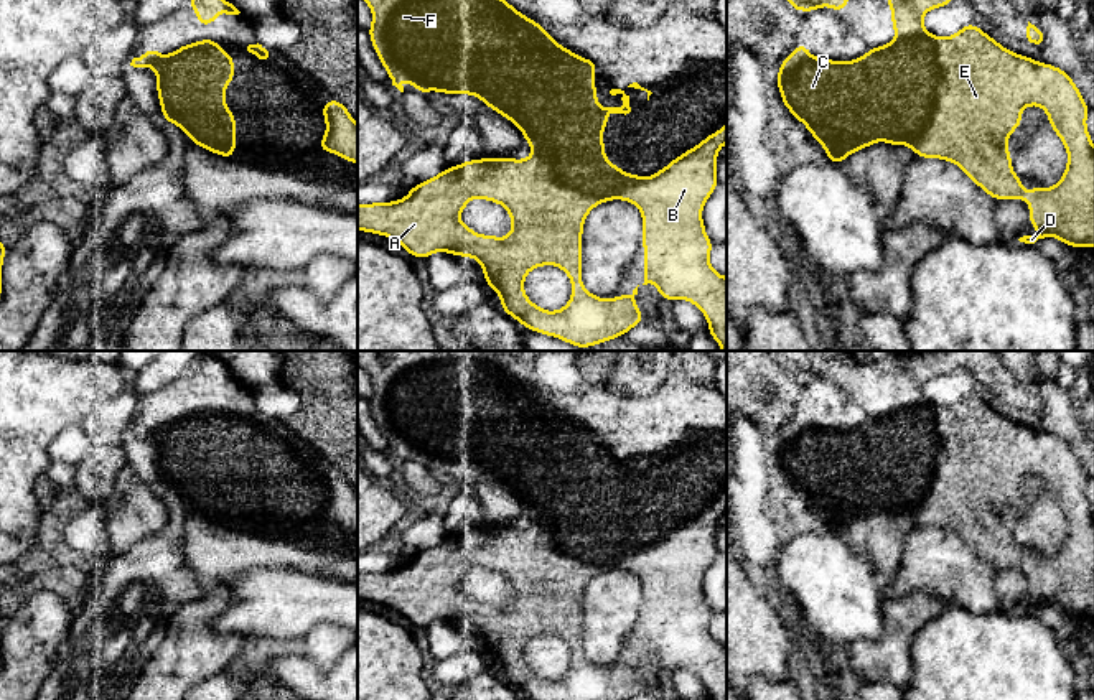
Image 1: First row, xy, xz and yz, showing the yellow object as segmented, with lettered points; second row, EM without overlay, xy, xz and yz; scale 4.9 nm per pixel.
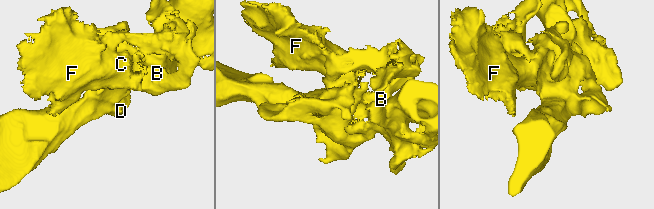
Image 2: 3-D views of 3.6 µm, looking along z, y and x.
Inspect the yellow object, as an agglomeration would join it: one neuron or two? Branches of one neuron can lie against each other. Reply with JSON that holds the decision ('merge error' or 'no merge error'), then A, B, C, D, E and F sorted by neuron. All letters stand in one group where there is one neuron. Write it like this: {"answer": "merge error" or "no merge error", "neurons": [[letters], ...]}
{"answer": "merge error", "neurons": [["A", "B", "D", "E"], ["C", "F"]]}

